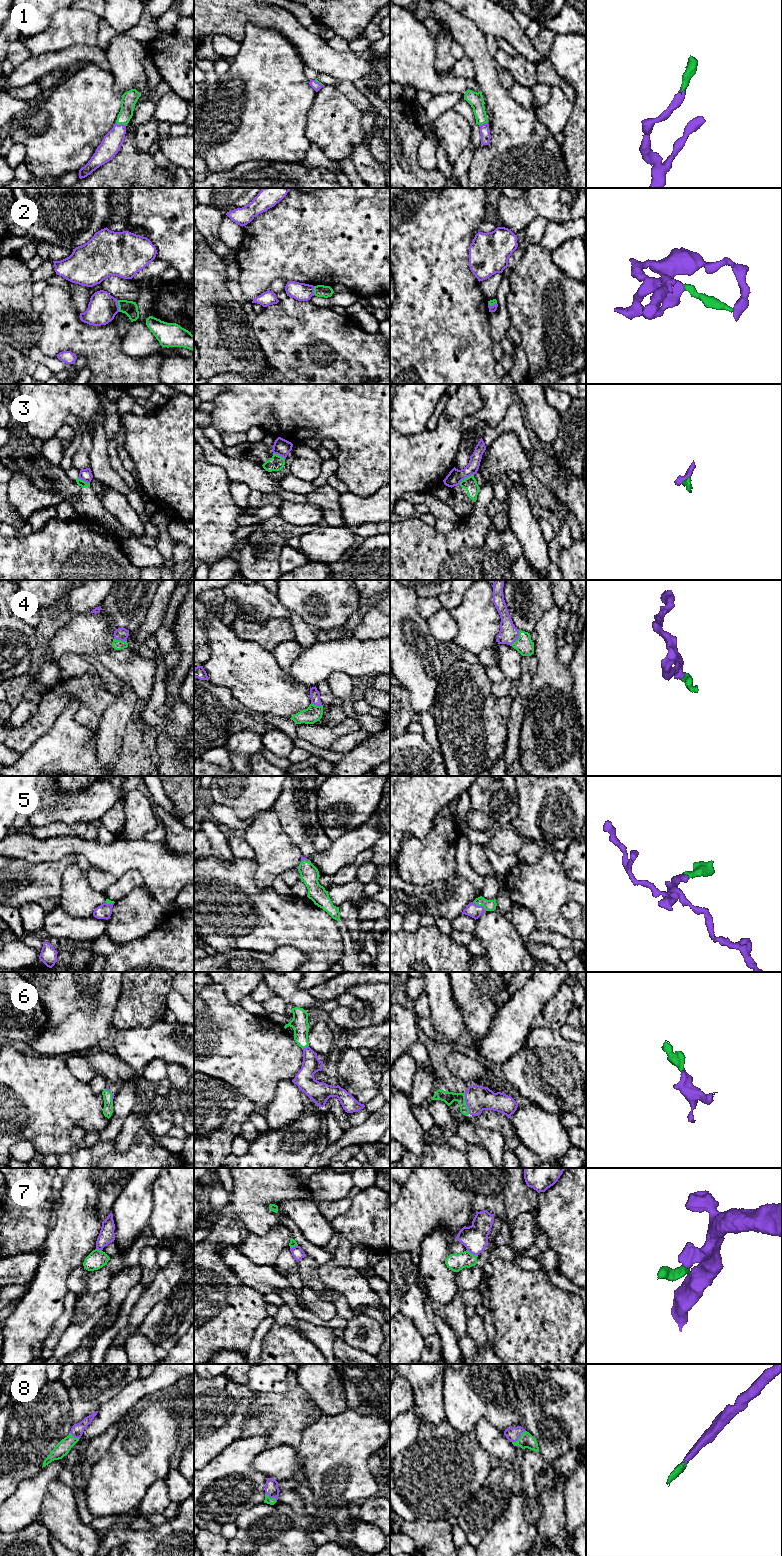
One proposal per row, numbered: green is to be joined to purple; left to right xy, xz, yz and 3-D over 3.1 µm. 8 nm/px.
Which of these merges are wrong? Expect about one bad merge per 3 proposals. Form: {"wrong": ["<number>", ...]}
{"wrong": ["2", "3", "7"]}

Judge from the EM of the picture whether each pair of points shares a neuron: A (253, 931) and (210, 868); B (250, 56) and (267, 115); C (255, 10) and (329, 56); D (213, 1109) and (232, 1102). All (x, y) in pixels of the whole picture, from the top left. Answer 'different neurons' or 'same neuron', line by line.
A: same neuron
B: same neuron
C: same neuron
D: same neuron

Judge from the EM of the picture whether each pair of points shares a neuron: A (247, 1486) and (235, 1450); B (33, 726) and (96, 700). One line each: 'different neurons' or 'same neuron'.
A: same neuron
B: same neuron

